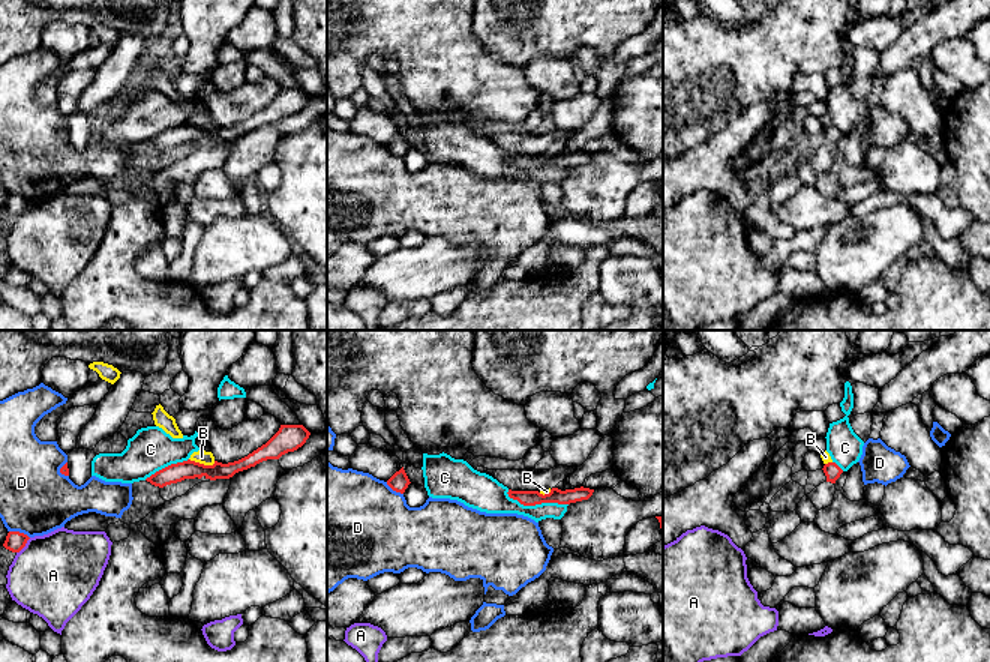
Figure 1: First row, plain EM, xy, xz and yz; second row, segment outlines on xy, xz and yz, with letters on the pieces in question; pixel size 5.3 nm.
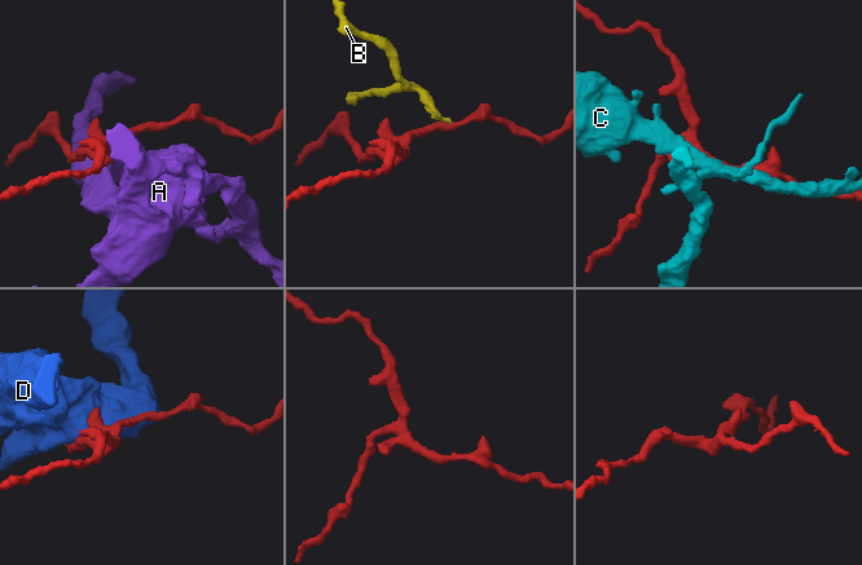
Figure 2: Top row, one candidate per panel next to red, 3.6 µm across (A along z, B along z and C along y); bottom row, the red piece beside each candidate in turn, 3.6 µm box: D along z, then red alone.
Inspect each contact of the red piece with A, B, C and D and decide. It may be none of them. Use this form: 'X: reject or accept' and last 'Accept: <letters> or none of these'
A: reject
B: reject
C: reject
D: reject
Accept: none of these

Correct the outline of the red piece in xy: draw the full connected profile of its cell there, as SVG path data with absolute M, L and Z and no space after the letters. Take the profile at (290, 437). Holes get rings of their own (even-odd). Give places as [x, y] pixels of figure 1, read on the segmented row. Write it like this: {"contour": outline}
{"contour": "M280 425L279 431L266 444L238 461L228 464L214 461L213 465L204 465L188 459L171 464L146 480L164 488L184 479L201 479L202 476L210 480L230 479L236 473L255 467L262 461L279 459L282 455L297 450L306 443L309 435L310 432L303 425Z"}

